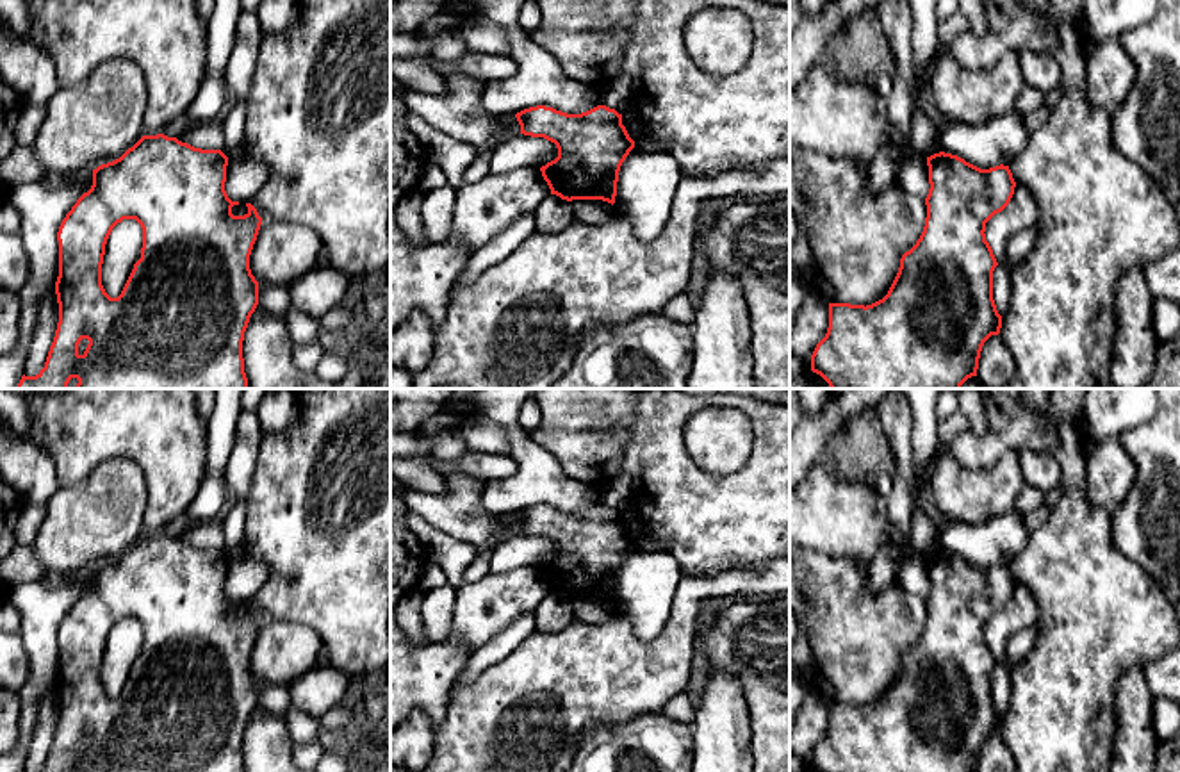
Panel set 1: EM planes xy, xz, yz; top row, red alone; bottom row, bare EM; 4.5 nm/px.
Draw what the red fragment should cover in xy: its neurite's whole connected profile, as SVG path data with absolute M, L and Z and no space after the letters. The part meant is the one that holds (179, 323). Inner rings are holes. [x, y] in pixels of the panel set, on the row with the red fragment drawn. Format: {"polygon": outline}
{"polygon": "M157 134L143 136L119 159L93 169L91 189L77 200L57 232L59 276L55 282L55 294L59 303L59 323L53 342L45 367L36 376L23 374L18 389L70 389L68 383L71 378L78 380L75 389L250 389L244 373L242 341L250 317L258 305L258 282L251 275L250 255L262 225L262 218L251 203L246 203L248 212L244 216L232 214L232 207L239 205L239 201L232 201L225 191L226 166L228 157L221 150L201 150L182 143L176 137ZM123 219L135 219L141 225L143 248L141 259L134 264L121 294L118 298L111 298L102 285L102 264L107 239L112 228Z"}

